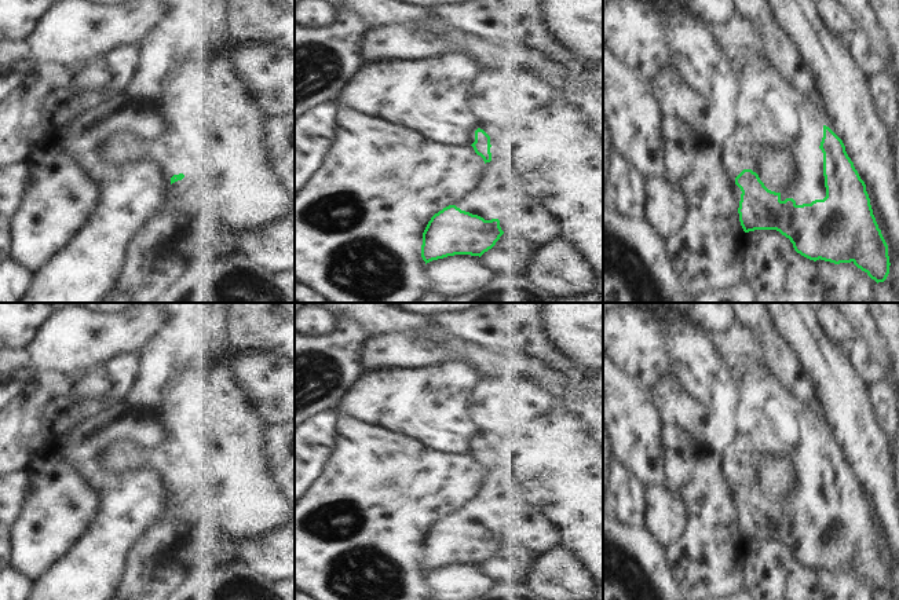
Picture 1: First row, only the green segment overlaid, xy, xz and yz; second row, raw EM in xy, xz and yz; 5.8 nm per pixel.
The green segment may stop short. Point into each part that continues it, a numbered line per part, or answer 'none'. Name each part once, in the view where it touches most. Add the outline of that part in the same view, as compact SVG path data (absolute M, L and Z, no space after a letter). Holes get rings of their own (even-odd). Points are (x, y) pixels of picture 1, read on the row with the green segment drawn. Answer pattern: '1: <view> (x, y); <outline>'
none

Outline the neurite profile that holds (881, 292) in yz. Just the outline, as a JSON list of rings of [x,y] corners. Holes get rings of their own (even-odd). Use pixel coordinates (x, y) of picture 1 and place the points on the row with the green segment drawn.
[[[878,282],[871,290],[870,303],[899,303],[899,296],[887,283]]]

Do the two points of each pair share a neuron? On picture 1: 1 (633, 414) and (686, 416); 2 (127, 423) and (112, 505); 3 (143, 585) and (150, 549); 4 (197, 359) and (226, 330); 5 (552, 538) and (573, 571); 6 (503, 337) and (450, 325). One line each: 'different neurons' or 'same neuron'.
1: different neurons
2: same neuron
3: same neuron
4: different neurons
5: different neurons
6: same neuron

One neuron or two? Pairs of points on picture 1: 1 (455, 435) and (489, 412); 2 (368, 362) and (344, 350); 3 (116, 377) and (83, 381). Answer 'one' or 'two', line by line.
1: two
2: two
3: one

